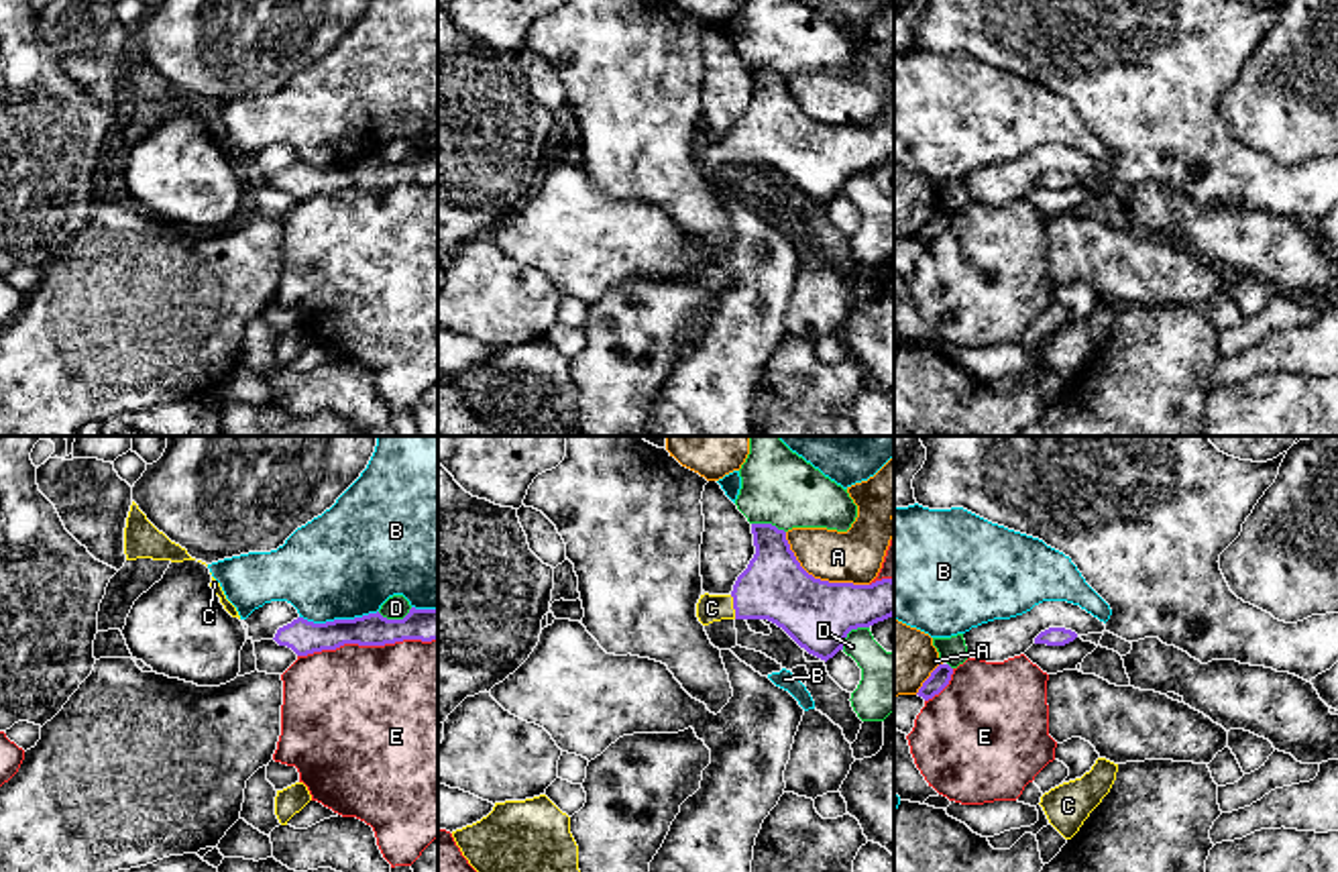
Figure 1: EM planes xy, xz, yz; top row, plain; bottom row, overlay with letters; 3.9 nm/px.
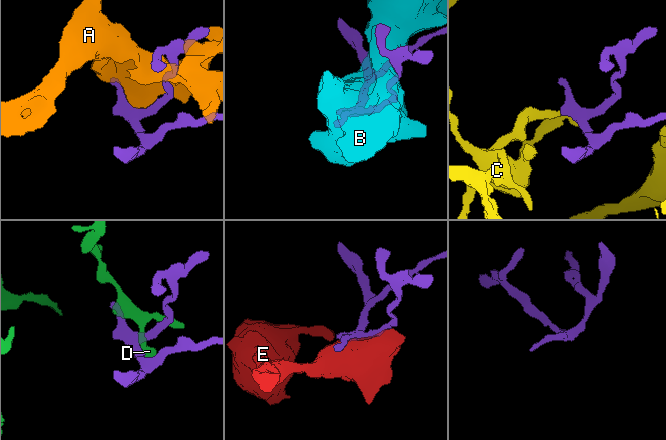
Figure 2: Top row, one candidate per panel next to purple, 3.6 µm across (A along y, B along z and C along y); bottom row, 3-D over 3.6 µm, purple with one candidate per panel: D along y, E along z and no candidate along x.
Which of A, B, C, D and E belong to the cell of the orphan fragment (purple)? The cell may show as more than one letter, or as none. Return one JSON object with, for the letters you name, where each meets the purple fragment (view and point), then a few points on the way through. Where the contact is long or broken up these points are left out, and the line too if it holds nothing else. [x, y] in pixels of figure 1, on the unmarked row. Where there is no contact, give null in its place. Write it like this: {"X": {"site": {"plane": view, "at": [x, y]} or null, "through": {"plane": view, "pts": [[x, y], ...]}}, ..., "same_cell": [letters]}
{"C": {"site": {"plane": "xz", "at": [734, 151]}, "through": {"plane": "xz", "pts": [[774, 131], [734, 151], [711, 151]]}}, "same_cell": ["C"]}

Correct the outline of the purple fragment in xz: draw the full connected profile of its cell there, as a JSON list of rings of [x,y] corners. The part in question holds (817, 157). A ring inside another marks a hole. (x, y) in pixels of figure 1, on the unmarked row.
[[[751,67],[756,98],[729,139],[701,139],[703,169],[721,163],[768,163],[809,198],[829,204],[851,173],[894,159],[894,124],[872,128],[829,126],[809,118],[796,104],[786,75]]]

